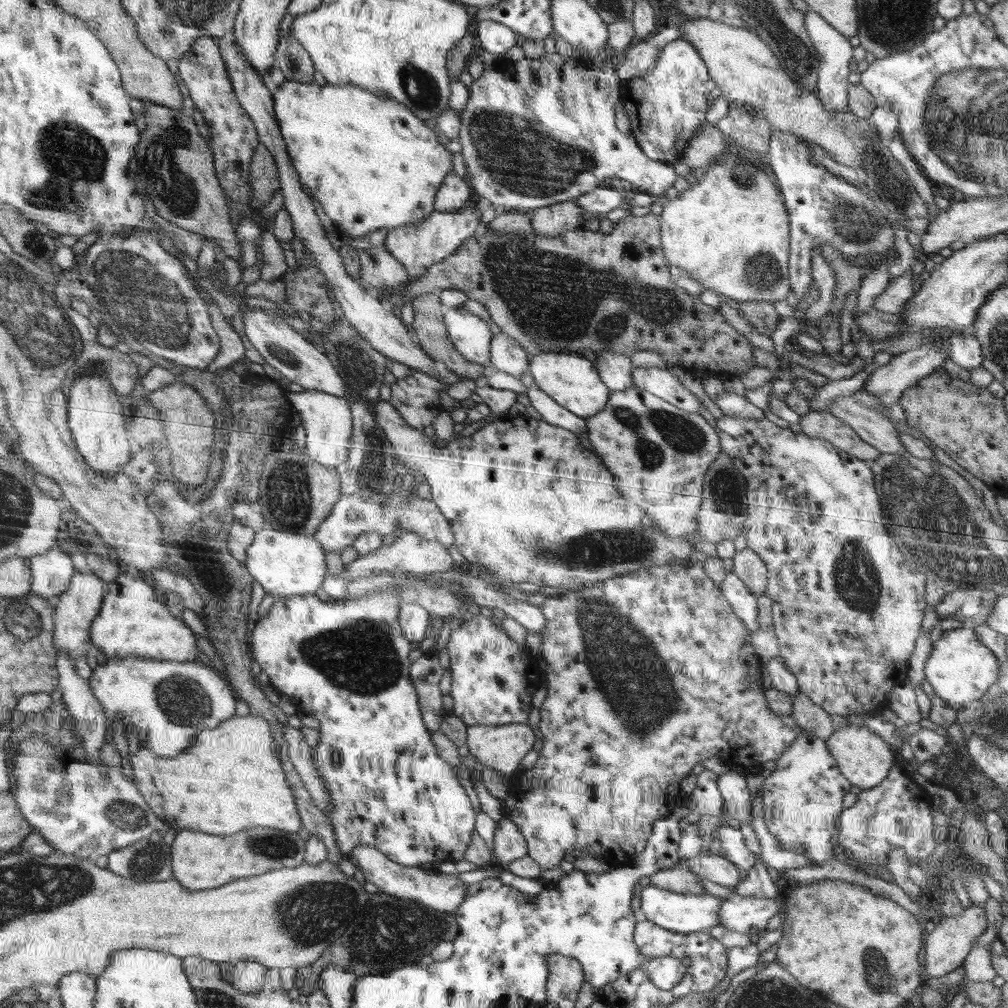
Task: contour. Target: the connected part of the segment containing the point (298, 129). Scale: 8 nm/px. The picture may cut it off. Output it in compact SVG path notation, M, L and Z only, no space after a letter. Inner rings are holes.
M284 81L275 94L273 94L274 115L279 124L279 129L286 145L286 152L290 160L293 160L294 168L297 170L298 180L311 192L311 195L318 199L328 218L331 218L337 225L343 236L361 237L370 234L372 231L378 231L379 228L387 229L405 227L414 223L419 223L426 219L434 210L434 198L439 192L443 180L453 173L453 154L446 150L436 134L416 117L406 105L400 104L398 100L384 96L376 96L368 90L358 86L350 85L332 85L327 83L325 86L319 86L316 82L299 83L296 81Z

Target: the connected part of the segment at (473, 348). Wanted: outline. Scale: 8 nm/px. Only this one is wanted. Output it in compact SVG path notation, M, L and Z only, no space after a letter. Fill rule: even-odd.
M460 307L444 308L444 321L452 344L468 360L476 364L488 364L491 360L492 334L488 324Z

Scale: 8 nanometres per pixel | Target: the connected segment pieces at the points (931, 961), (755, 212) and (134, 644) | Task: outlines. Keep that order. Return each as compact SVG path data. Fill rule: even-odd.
M971 906L957 916L944 917L937 921L936 928L928 935L926 934L926 944L924 944L924 967L922 968L925 979L940 978L946 974L960 969L965 963L965 959L971 952L976 938L986 931L988 921L986 911L980 906Z
M737 145L729 147L721 159L709 166L709 170L699 180L698 184L691 186L681 195L673 200L661 200L664 209L660 215L660 244L664 259L669 266L677 266L688 273L694 280L697 280L705 290L712 290L718 295L724 294L726 298L731 298L735 302L746 301L776 301L787 298L788 292L791 290L789 279L789 214L785 207L782 193L776 185L776 181L772 174L768 173L758 158L751 153L745 152Z
M123 570L109 583L108 596L103 608L92 623L92 644L106 658L140 658L158 661L192 662L196 658L196 639L194 631L174 618L166 606L156 600L156 592L139 577Z

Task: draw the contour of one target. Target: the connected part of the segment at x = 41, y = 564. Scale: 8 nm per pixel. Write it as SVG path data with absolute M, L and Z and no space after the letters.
M58 547L44 554L29 557L31 562L31 592L42 598L57 598L70 587L75 574L70 555Z

